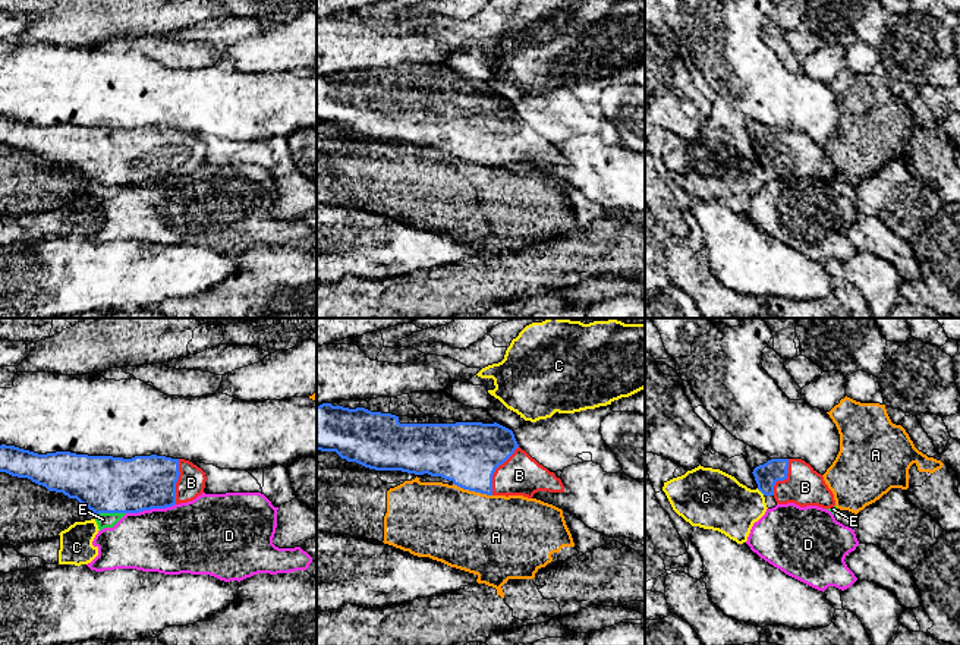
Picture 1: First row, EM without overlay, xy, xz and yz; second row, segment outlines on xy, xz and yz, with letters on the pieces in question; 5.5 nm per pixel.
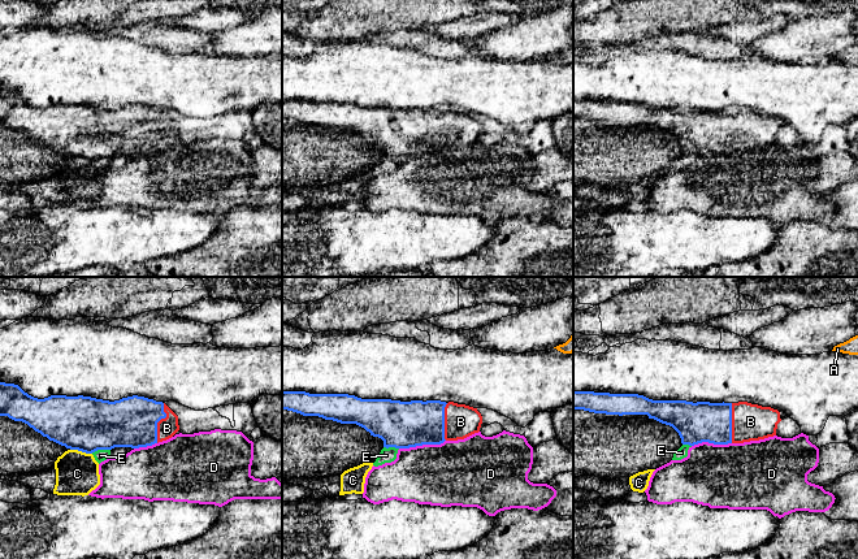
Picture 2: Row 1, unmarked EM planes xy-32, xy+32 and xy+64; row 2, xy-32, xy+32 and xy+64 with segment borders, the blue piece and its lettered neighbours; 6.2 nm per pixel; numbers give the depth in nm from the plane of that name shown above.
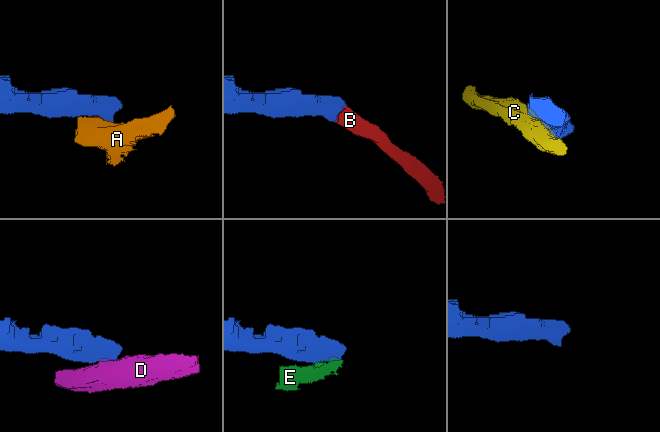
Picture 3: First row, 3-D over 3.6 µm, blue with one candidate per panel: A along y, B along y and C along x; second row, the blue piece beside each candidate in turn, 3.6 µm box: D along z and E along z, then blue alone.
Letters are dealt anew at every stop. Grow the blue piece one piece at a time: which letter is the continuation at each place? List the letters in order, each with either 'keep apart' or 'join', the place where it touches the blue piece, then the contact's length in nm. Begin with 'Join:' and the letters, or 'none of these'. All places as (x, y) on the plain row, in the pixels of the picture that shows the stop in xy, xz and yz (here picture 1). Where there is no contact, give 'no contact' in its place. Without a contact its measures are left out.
Join: B
A: keep apart; contact xz (472, 161); length 220 nm
B: join; contact xz (494, 142); length 300 nm
C: keep apart; contact yz (761, 163); length 60 nm
D: keep apart; contact xy (150, 181); length 280 nm
E: keep apart; contact xy (110, 183); length 170 nm

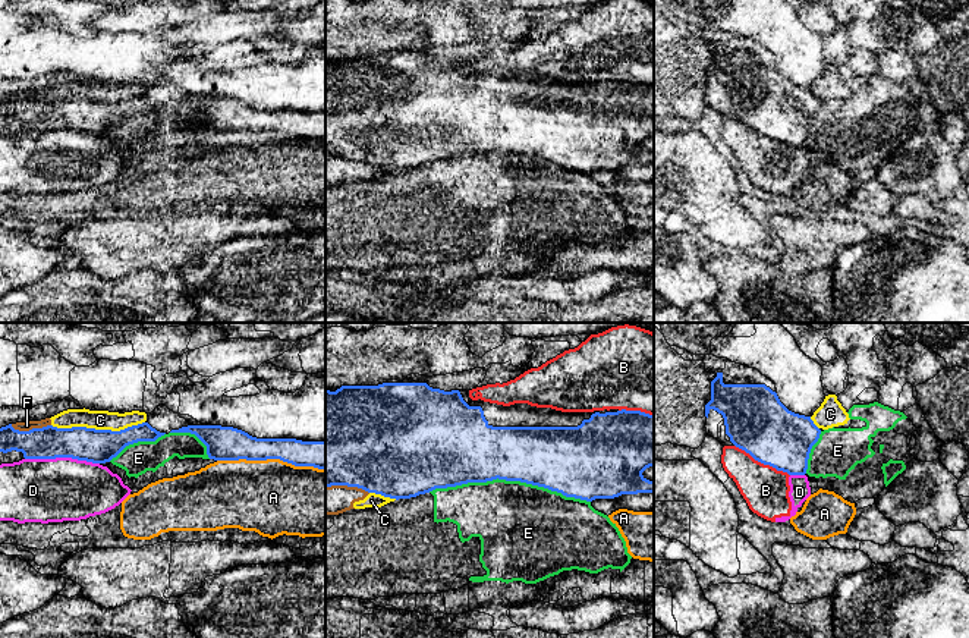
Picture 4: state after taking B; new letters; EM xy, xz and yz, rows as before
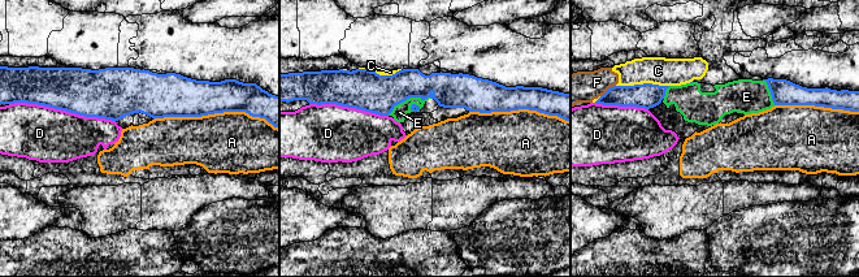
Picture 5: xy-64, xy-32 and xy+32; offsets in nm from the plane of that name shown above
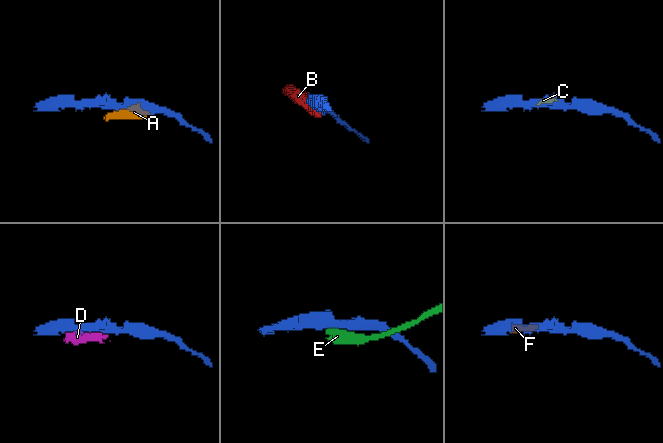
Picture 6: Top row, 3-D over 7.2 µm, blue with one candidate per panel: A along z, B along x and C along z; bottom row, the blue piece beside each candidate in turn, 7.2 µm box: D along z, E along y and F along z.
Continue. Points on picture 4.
Join: none of these
A: keep apart; contact xy (271, 129); length 600 nm
B: keep apart; contact yz (763, 134); length 340 nm
C: keep apart; contact xy (97, 101); length 500 nm
D: keep apart; contact xy (62, 128); length 400 nm
E: keep apart; contact xz (509, 151); length 900 nm
F: keep apart; contact xy (30, 101); length 220 nm

